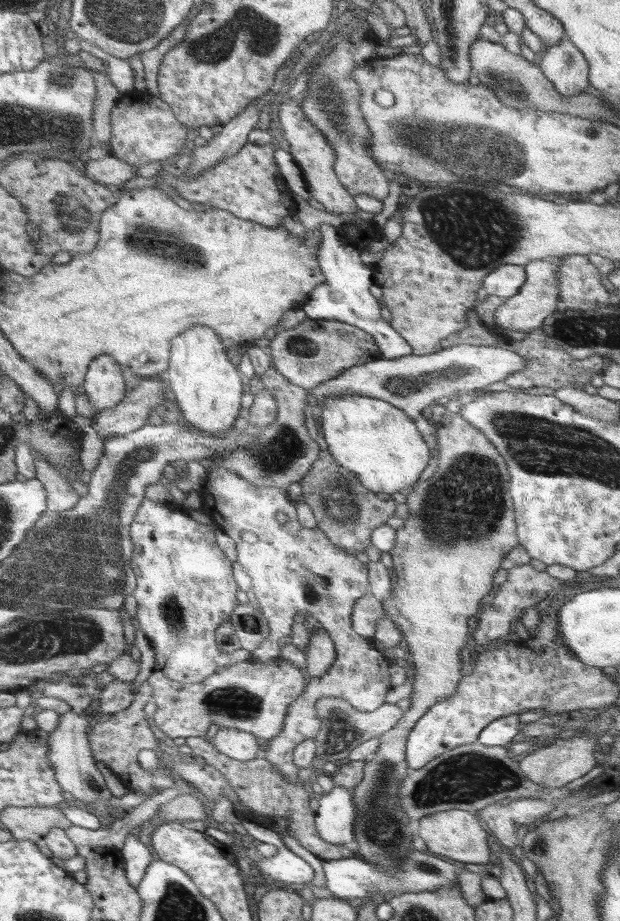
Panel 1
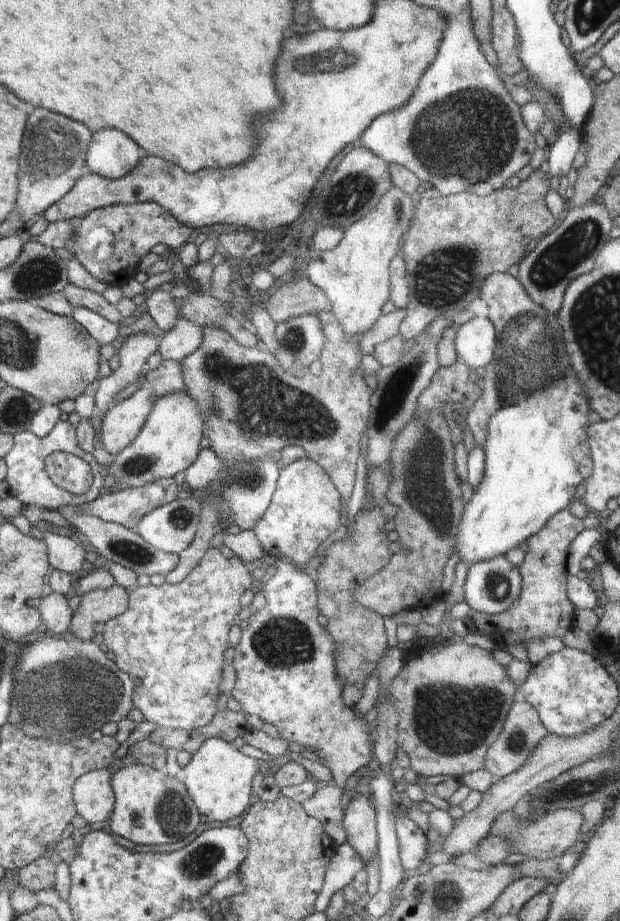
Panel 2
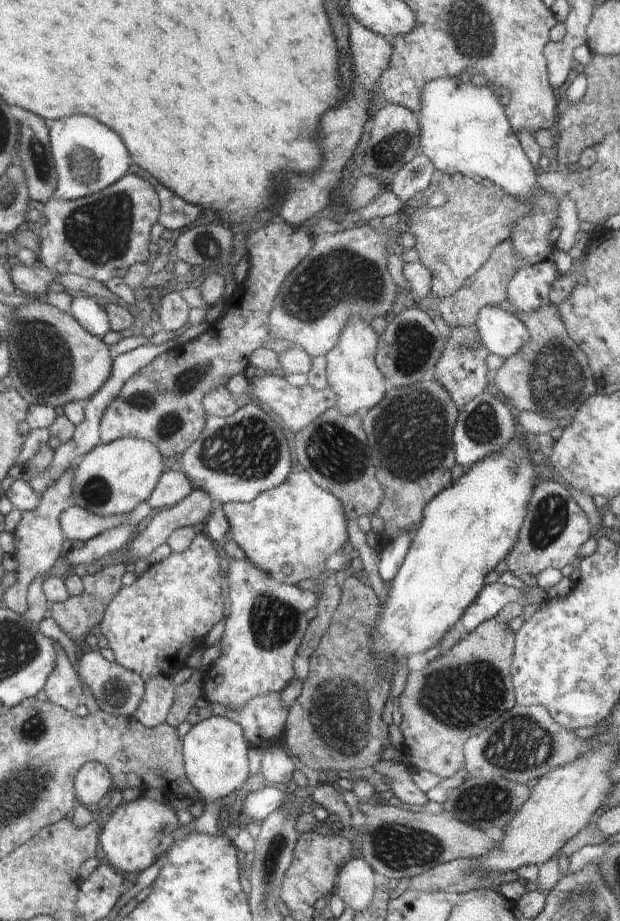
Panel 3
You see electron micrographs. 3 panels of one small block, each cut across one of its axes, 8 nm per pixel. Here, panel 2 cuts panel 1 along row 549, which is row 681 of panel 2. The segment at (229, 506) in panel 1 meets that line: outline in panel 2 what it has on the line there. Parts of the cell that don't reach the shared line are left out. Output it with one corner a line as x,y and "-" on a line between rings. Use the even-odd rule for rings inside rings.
276,558
275,574
262,586
266,599
262,610
253,613
243,625
240,642
234,647
232,666
236,670
236,684
231,697
242,704
246,714
256,714
264,723
274,725
281,738
300,742
315,754
333,774
332,782
344,788
346,780
372,760
372,725
356,716
353,708
344,704
344,682
336,670
336,642
327,628
318,622
319,605
315,582
290,558

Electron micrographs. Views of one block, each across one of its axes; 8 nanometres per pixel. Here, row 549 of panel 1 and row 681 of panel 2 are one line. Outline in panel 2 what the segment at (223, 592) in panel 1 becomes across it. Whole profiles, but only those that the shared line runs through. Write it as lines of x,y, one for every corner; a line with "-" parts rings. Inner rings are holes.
210,547
208,552
200,559
200,562
190,571
190,574
179,582
178,584
163,583
160,586
147,585
136,586
130,590
128,608
116,616
111,618
108,622
105,622
104,632
102,632
102,640
106,644
106,648
110,651
110,654
117,666
120,667
130,678
134,679
136,683
136,692
134,693
134,706
140,710
144,715
145,720
157,724
162,728
169,728
172,730
198,730
203,726
206,726
212,719
214,714
217,713
217,704
222,690
220,690
220,682
222,682
224,652
228,648
228,632
236,620
236,614
242,610
242,604
240,604
240,596
248,590
253,590
253,576
251,568
243,563
236,555
230,559
225,558
220,552
220,549
216,547

